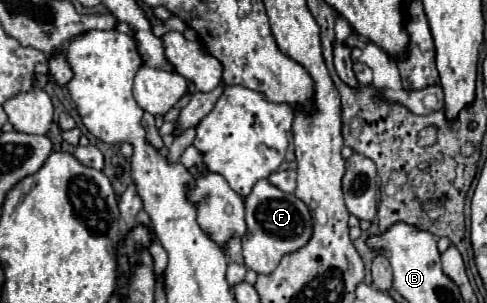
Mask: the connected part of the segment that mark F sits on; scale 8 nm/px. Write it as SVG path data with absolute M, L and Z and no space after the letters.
M260 180L246 196L246 224L248 234L242 238L244 262L258 274L274 272L282 256L300 250L312 236L312 216L308 206L294 194L278 190L268 180Z

